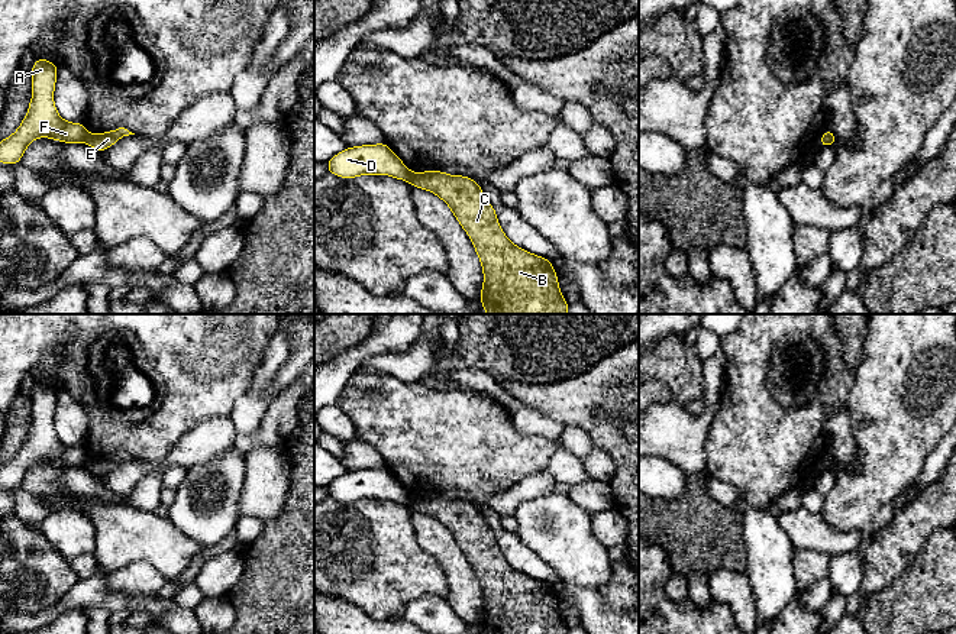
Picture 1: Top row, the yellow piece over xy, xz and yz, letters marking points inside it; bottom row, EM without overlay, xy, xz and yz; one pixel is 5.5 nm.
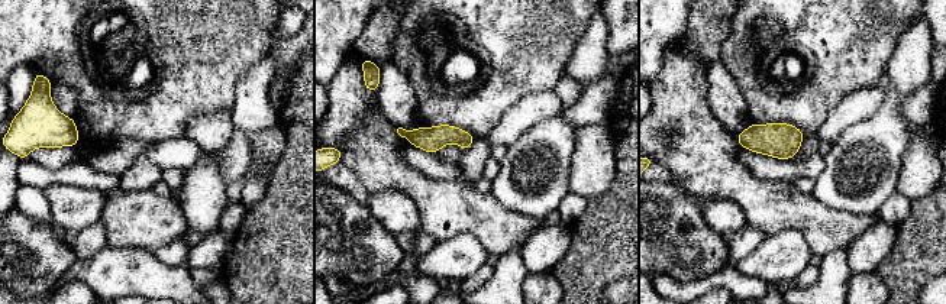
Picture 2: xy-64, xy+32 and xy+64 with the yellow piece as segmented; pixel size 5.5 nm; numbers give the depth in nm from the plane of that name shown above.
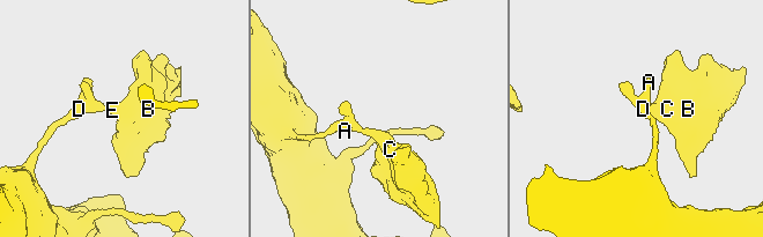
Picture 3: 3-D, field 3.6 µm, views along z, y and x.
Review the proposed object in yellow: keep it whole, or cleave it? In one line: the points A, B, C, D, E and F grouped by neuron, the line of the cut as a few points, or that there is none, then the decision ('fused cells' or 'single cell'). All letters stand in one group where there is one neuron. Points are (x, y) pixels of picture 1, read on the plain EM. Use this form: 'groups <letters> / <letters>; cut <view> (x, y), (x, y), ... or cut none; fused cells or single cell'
groups A D F / B C E; cut xy (89, 458), (84, 465); fused cells

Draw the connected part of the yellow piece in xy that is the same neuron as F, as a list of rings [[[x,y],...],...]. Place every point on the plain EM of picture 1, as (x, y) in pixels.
[[[38,382],[30,394],[32,423],[28,437],[13,459],[0,465],[0,486],[19,488],[28,470],[38,462],[68,468],[83,468],[87,462],[84,447],[64,444],[55,431],[54,415],[58,391]]]

